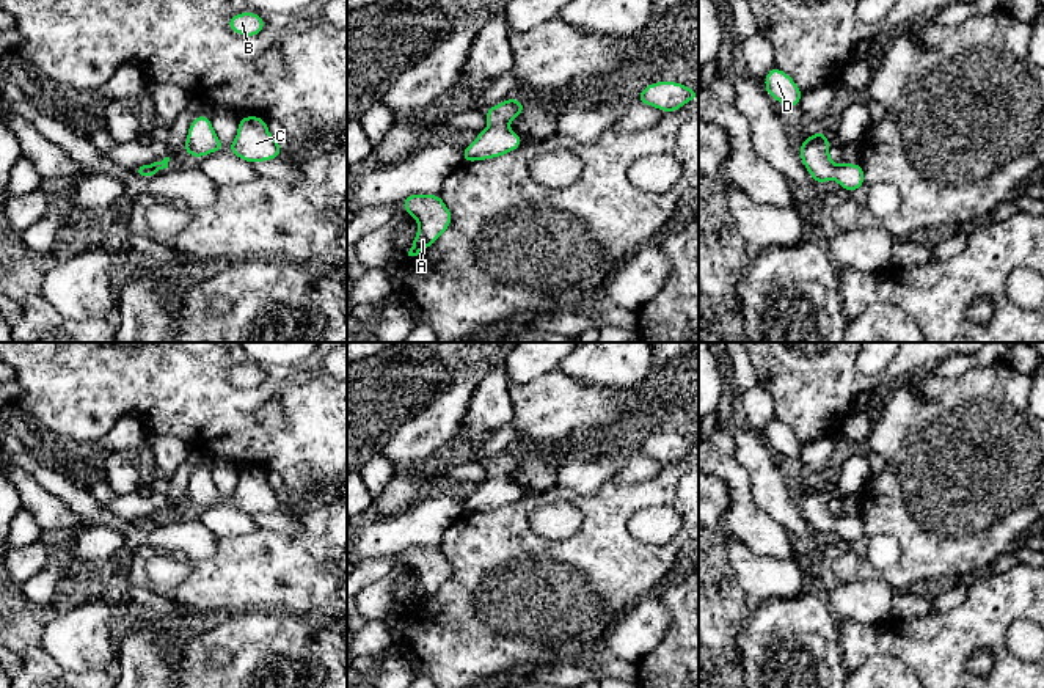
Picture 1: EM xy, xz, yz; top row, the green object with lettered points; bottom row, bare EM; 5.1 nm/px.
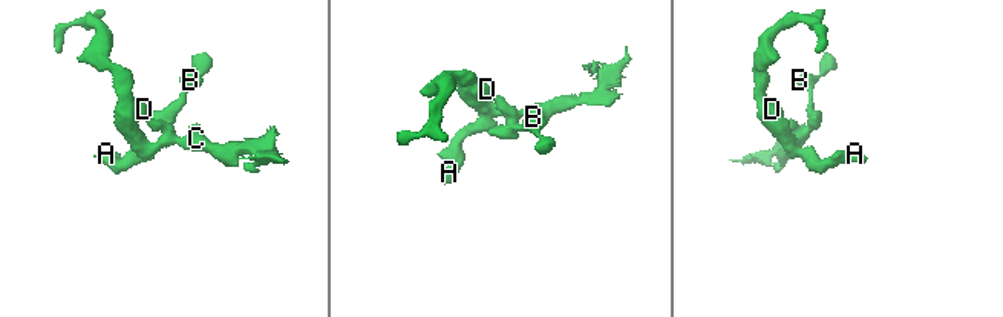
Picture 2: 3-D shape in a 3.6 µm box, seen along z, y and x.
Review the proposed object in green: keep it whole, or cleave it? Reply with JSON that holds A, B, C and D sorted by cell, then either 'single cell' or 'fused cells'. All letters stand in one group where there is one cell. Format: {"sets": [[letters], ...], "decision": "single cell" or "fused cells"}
{"sets": [["A", "B", "C", "D"]], "decision": "single cell"}

